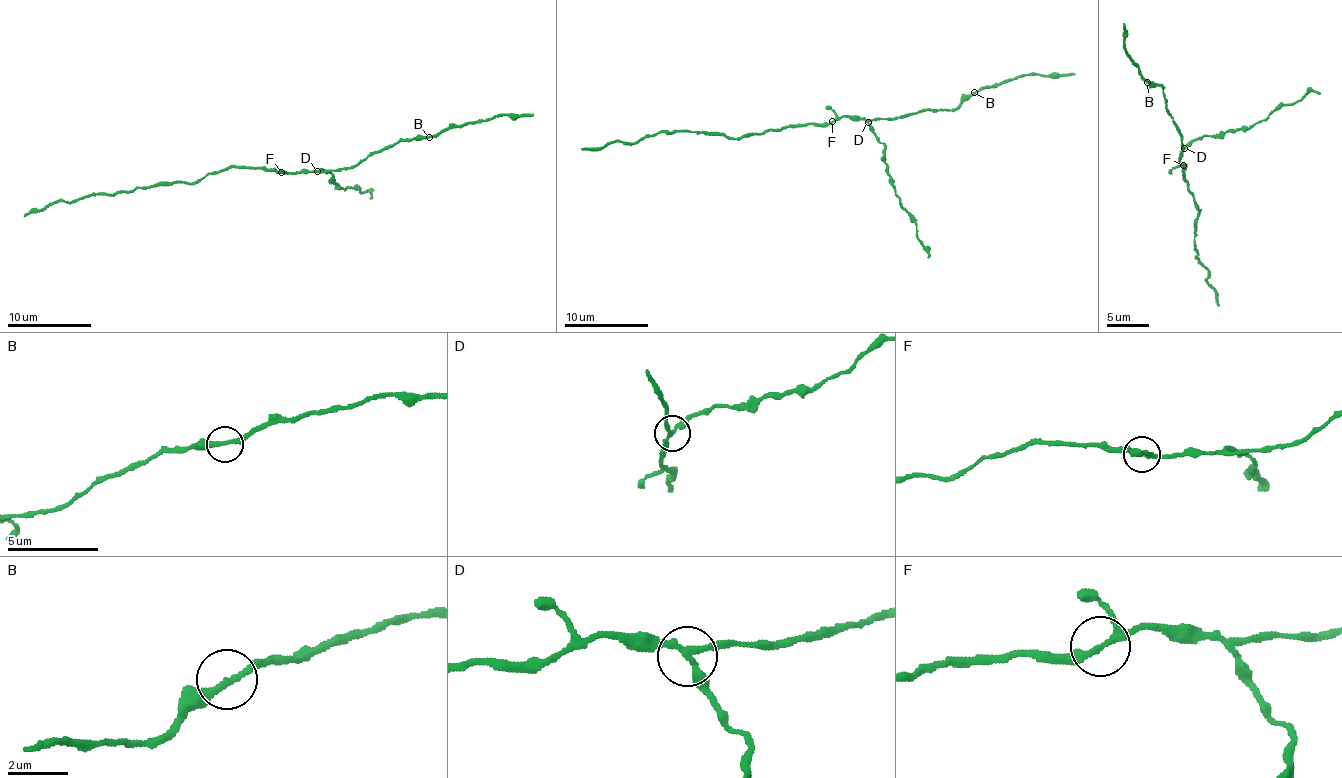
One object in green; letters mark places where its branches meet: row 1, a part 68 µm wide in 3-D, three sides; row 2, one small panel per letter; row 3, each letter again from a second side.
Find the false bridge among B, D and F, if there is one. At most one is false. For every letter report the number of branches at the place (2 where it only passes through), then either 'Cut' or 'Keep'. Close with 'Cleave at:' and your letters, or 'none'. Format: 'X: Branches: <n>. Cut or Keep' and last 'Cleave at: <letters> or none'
B: Branches: 2. Keep
D: Branches: 3. Cut
F: Branches: 3. Keep
Cleave at: D

